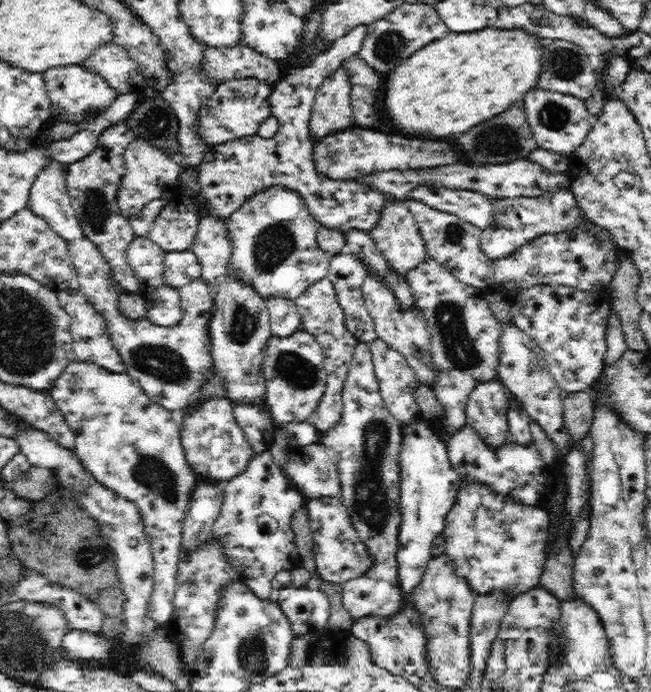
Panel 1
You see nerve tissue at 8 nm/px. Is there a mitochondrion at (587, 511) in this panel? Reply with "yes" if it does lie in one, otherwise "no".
no

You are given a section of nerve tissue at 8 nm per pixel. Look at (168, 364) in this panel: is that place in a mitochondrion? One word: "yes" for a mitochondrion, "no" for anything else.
yes

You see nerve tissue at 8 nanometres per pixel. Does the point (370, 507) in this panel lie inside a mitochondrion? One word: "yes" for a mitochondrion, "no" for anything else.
yes

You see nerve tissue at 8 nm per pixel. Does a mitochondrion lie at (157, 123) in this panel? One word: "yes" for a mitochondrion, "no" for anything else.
yes

